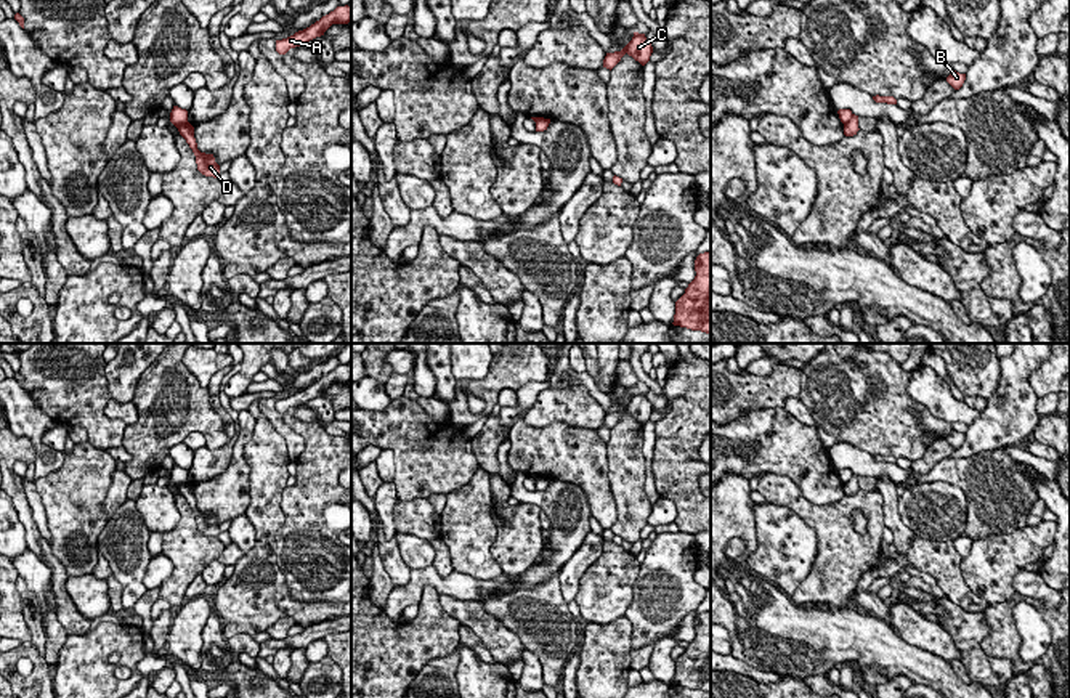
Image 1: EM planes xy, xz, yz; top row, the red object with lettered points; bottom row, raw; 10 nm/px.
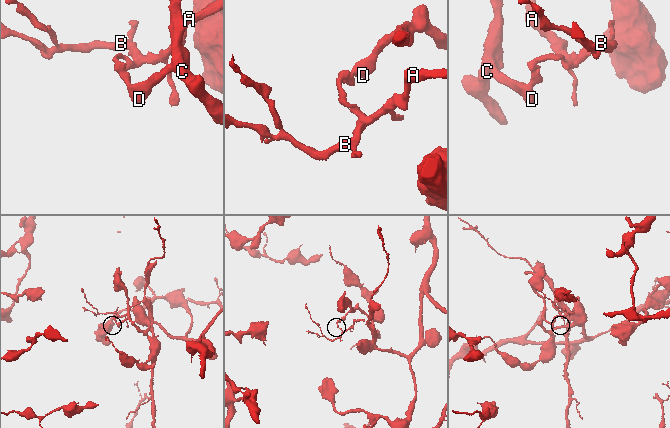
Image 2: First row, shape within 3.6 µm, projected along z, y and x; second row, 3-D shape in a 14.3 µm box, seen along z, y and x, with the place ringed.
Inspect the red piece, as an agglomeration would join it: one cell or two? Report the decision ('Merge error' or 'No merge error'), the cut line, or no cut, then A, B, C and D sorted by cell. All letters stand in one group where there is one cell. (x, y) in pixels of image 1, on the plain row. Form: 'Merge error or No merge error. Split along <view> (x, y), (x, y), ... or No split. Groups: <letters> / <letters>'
Merge error. Split along yz (854, 474), (844, 485). Groups: A B / C D

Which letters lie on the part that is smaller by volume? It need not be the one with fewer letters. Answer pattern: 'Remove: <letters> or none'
Remove: A, B

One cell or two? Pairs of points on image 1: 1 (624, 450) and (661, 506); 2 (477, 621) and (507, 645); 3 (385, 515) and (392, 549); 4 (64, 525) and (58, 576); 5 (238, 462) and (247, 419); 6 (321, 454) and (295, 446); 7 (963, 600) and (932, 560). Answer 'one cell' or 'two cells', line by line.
1: two cells
2: one cell
3: two cells
4: two cells
5: one cell
6: two cells
7: one cell

